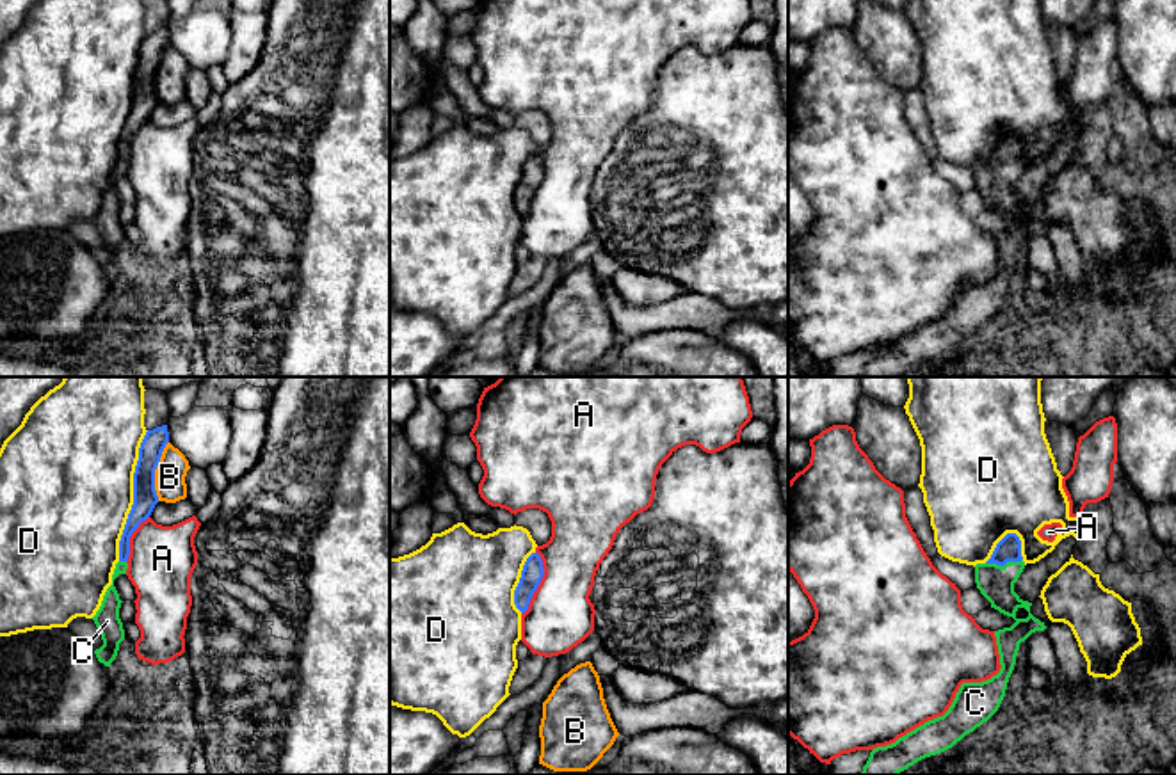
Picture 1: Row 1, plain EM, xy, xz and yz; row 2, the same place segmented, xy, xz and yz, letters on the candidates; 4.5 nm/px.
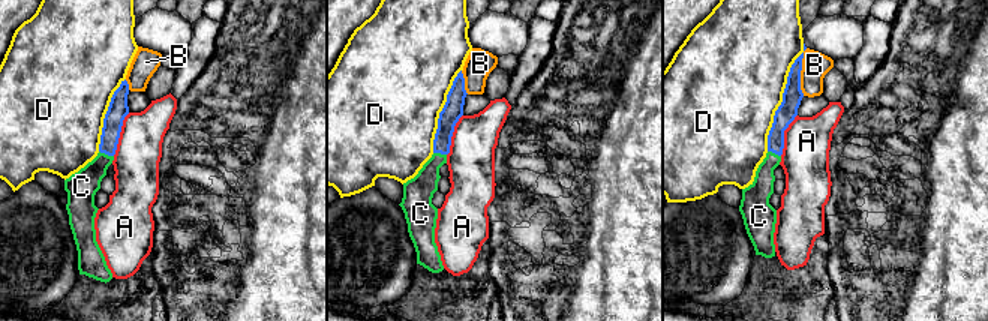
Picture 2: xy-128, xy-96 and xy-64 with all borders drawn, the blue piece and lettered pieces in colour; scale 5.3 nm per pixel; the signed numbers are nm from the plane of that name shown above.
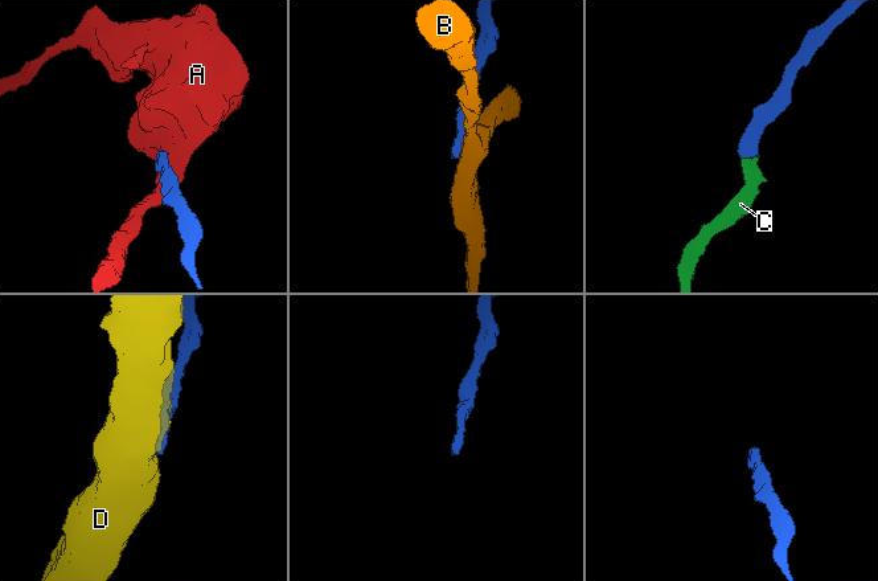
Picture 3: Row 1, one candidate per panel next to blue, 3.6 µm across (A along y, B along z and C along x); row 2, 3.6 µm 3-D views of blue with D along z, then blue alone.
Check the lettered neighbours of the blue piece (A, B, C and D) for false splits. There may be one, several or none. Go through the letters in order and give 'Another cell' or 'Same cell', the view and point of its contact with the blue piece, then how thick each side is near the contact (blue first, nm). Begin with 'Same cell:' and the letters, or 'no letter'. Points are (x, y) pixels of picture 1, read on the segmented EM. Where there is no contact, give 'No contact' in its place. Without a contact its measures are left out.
Same cell: C
A: Another cell. Touches blue at xz (539, 582). Thickness 100 nm (blue) against 300 nm
B: Another cell. Touches blue at xy (153, 471). Thickness 110 nm (blue) against 140 nm
C: Same cell. Touches blue at yz (1004, 564). Thickness 110 nm (blue) against 160 nm
D: Another cell. Touches blue at xy (134, 496). Thickness 110 nm (blue) against 500 nm

